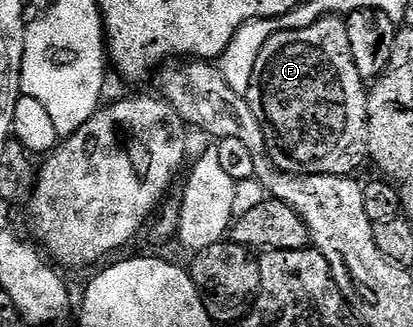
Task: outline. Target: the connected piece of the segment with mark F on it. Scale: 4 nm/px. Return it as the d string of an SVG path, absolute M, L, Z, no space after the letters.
M343 17L322 18L310 27L277 33L279 38L265 47L264 55L252 69L255 80L246 95L264 124L274 164L287 174L355 175L355 170L368 158L369 91L350 52L347 21Z

